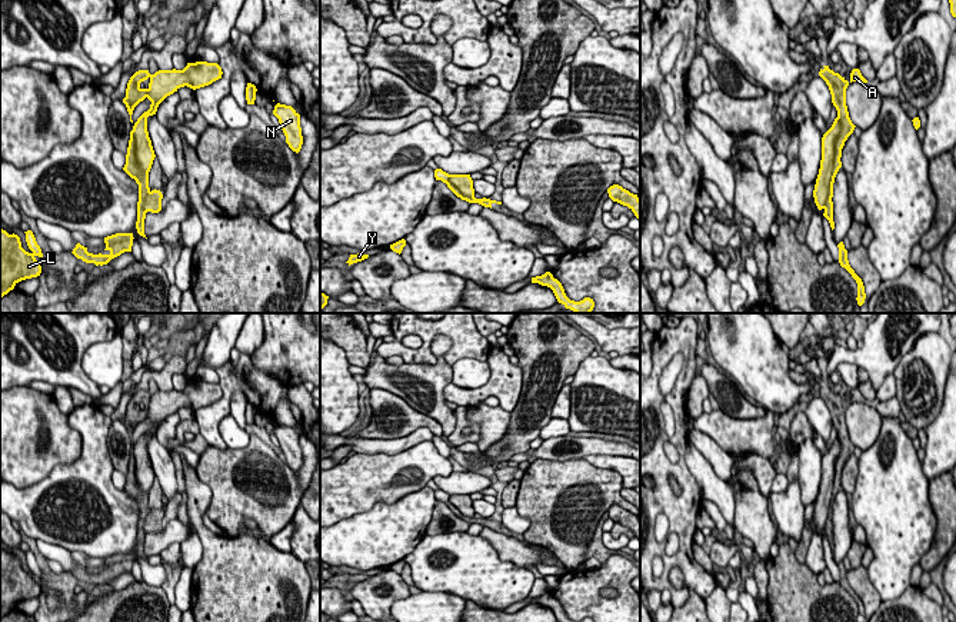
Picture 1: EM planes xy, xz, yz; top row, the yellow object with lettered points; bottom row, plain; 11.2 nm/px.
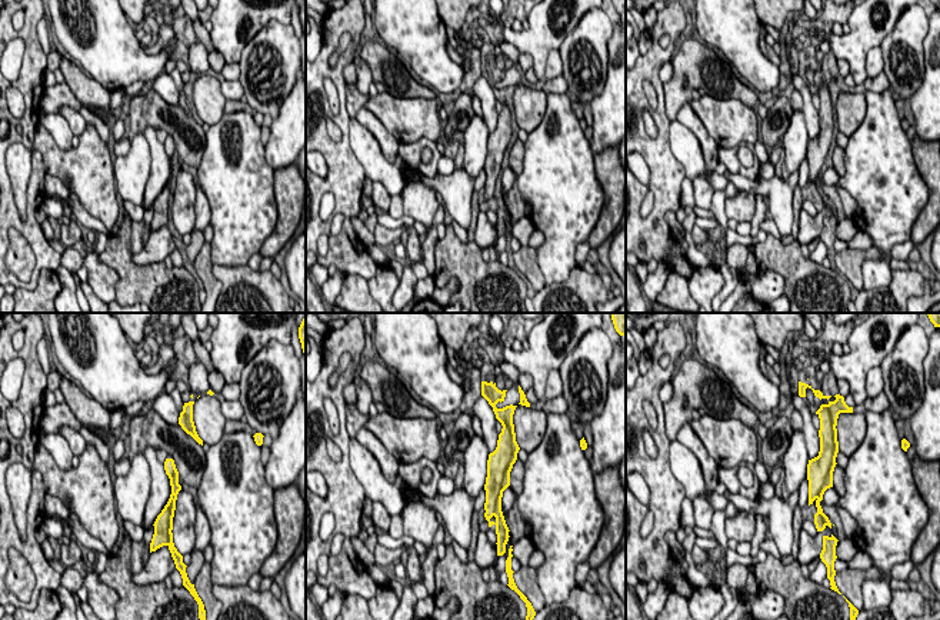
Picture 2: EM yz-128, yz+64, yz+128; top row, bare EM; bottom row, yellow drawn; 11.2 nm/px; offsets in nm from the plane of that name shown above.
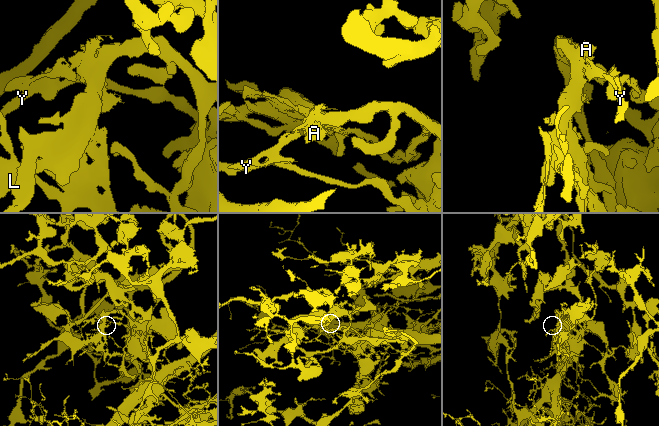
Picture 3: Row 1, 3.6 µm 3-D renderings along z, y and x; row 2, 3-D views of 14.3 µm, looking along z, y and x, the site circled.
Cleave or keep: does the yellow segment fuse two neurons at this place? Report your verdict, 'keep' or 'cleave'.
cleave

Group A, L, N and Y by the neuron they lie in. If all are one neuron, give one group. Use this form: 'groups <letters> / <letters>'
groups A Y / L N

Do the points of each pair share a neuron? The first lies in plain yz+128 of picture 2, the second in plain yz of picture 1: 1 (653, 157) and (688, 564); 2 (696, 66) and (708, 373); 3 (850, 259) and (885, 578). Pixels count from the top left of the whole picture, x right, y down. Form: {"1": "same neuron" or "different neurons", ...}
{"1": "same neuron", "2": "same neuron", "3": "different neurons"}

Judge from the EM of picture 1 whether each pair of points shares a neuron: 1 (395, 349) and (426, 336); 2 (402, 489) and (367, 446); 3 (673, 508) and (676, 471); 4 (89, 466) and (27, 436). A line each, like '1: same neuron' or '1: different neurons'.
1: same neuron
2: different neurons
3: same neuron
4: different neurons

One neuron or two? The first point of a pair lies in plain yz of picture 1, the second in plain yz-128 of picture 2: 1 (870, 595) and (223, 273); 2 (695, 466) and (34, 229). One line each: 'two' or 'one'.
1: two
2: two

